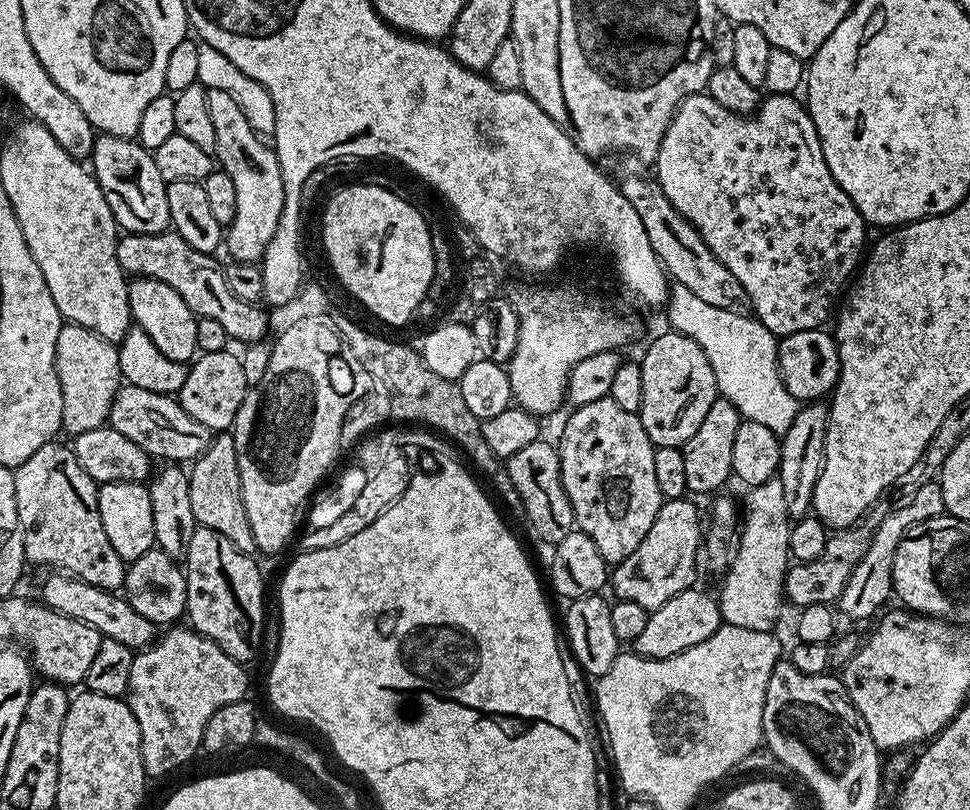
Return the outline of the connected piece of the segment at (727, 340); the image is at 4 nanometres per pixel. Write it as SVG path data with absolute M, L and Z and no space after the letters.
M671 285L668 293L668 320L671 331L694 338L706 354L714 370L716 387L723 399L731 402L739 410L743 419L758 422L767 429L783 434L794 422L798 411L798 401L786 390L778 370L776 357L777 337L755 315L730 314L730 310L718 310L690 294L686 286Z

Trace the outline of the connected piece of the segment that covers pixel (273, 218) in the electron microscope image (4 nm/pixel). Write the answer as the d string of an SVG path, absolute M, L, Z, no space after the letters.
M208 89L206 111L214 126L216 143L215 159L219 167L234 181L234 194L238 202L234 206L232 221L226 226L226 248L233 261L256 264L264 256L282 215L284 183L278 166L276 149L265 137L259 136L246 122L246 114L238 110L238 102L226 94L226 90Z

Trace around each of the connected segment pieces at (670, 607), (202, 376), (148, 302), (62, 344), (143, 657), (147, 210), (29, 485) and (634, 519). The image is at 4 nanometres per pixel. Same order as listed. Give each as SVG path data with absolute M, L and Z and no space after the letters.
M693 586L682 590L682 594L674 594L670 602L649 611L646 626L634 642L634 651L645 660L670 658L690 650L690 646L698 646L698 642L706 642L706 638L710 638L710 634L714 634L721 623L719 599L713 593L711 596L703 592L700 586Z
M235 351L205 352L191 361L178 399L182 410L186 410L194 422L202 422L202 426L209 428L213 434L224 434L236 420L249 387L246 374L242 374L242 362Z
M137 276L128 280L128 301L135 327L142 329L150 336L154 346L166 356L177 361L188 362L197 355L198 326L197 317L182 302L175 290L170 290L166 282L158 282L154 278Z
M65 323L58 334L56 373L62 386L63 431L75 434L101 427L112 409L116 390L122 384L117 345L82 326Z
M172 626L149 648L137 651L132 657L130 682L126 702L138 722L140 749L145 773L152 776L168 776L175 768L188 764L201 751L206 722L214 718L222 706L245 699L248 693L248 668L226 654L213 640L208 640L191 627Z
M97 135L92 141L90 171L95 176L117 225L125 233L158 234L169 231L170 202L166 202L167 183L158 174L152 152L135 139Z
M53 442L42 446L42 450L34 450L26 462L14 469L14 490L18 518L24 531L24 559L36 564L49 564L49 569L63 570L88 584L99 588L116 590L123 585L126 562L118 558L118 550L110 546L110 538L106 538L106 529L102 527L102 518L98 514L98 485L95 480L78 466L78 458L74 458L71 447L67 443Z
M605 398L581 404L573 412L576 413L565 422L558 439L562 486L566 490L566 498L570 498L575 527L585 532L594 546L598 546L598 554L602 554L608 565L615 566L634 554L642 538L646 538L646 530L654 526L654 518L658 518L658 510L665 501L654 478L656 448L646 434L639 415L622 410L618 402Z

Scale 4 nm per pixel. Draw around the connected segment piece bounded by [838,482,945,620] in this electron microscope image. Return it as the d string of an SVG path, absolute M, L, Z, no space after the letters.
M933 482L918 486L907 499L908 501L901 508L893 507L889 511L888 517L877 526L866 554L862 554L858 566L854 566L850 580L846 582L846 586L842 590L838 608L841 613L844 611L852 620L870 619L887 602L888 596L890 600L893 595L892 567L894 566L894 554L898 550L898 542L902 542L904 537L923 520L945 515L944 499L939 483Z

